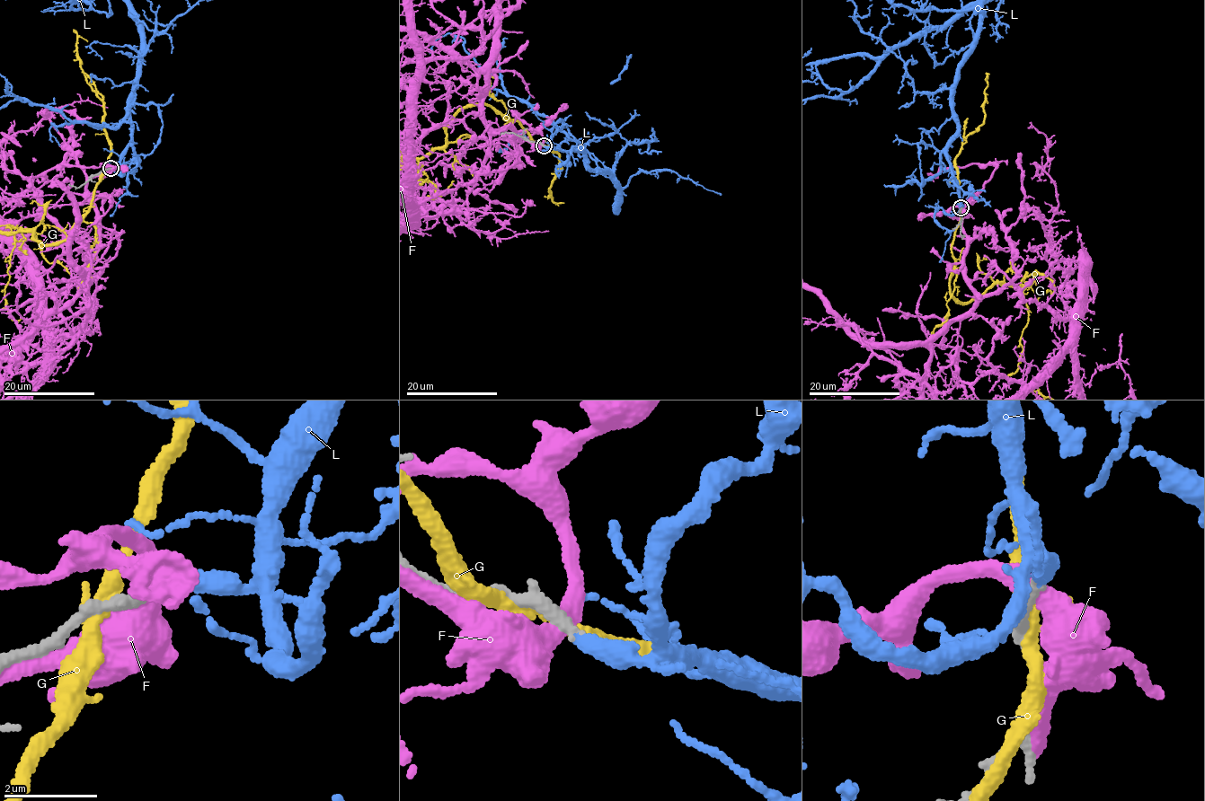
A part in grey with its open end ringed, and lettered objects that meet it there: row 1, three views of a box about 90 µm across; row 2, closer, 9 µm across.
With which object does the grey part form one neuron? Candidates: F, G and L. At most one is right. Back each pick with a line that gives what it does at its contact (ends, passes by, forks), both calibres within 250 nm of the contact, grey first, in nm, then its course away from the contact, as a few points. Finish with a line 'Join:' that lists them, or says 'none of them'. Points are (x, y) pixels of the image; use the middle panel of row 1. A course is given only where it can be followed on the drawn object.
L: It ends there. Thickness 180 nm (grey) against 340 nm
Join: L

